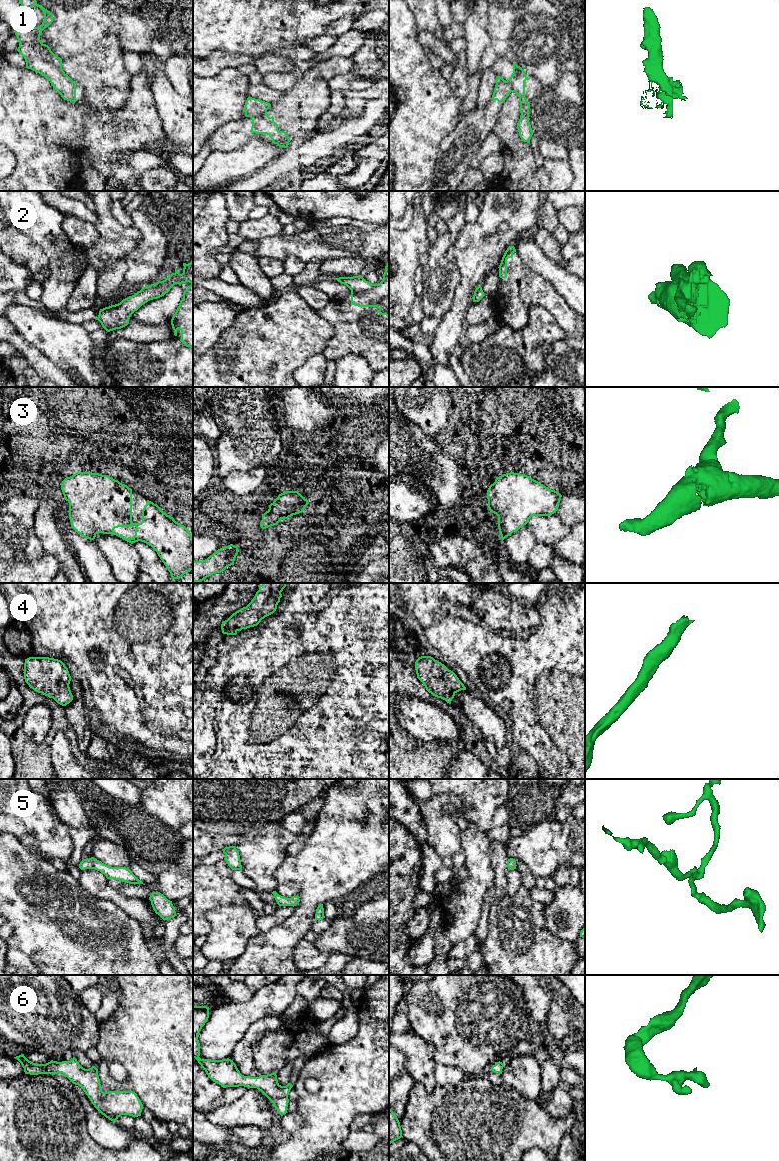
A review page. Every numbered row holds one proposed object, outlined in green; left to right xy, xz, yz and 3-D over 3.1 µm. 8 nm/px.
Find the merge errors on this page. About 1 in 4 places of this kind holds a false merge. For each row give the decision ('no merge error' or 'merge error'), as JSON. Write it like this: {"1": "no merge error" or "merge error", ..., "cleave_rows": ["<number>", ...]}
{"1": "merge error", "2": "no merge error", "3": "no merge error", "4": "no merge error", "5": "no merge error", "6": "no merge error", "cleave_rows": ["1"]}

